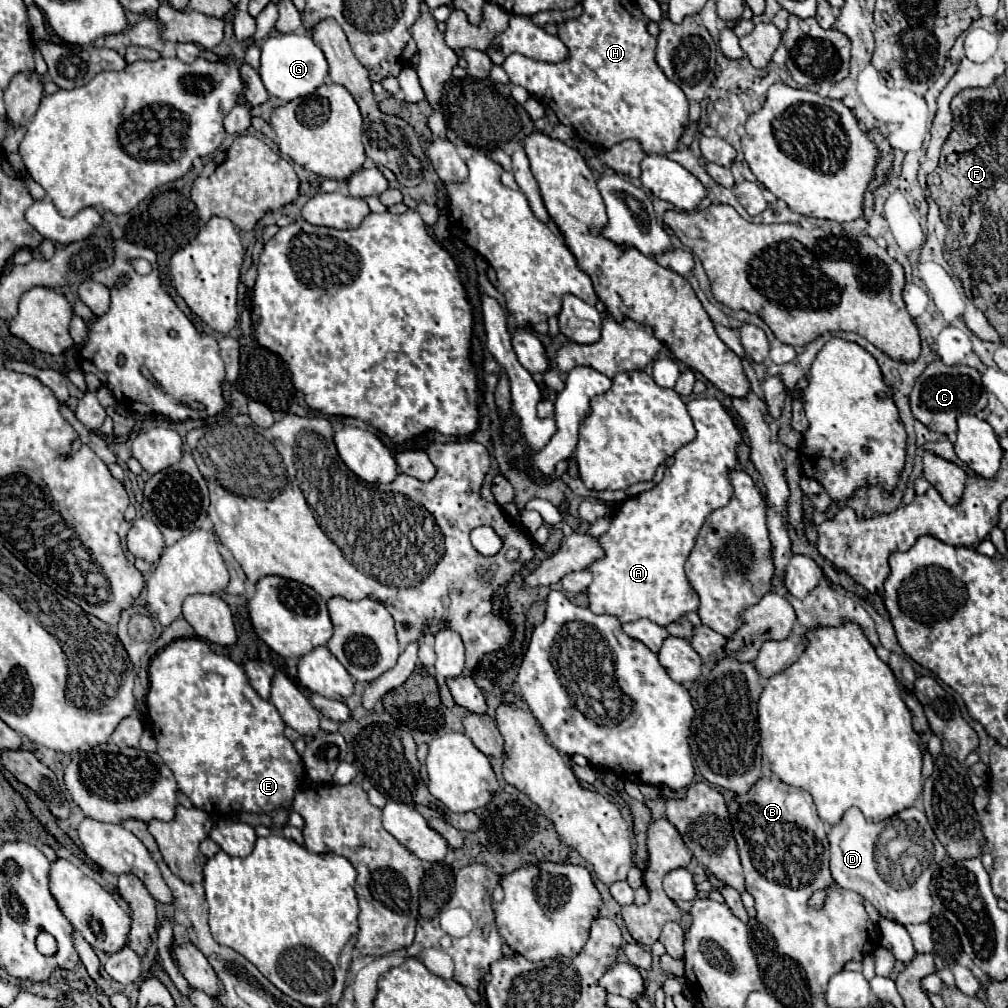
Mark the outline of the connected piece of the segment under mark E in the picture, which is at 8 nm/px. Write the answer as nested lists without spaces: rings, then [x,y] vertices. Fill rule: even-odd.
[[[177,639],[153,657],[149,683],[147,707],[153,721],[157,753],[173,771],[179,789],[197,809],[213,817],[223,817],[235,807],[251,813],[271,813],[291,805],[303,777],[303,761],[293,743],[283,735],[285,723],[277,707],[253,691],[241,665],[225,655],[213,653],[205,639]]]

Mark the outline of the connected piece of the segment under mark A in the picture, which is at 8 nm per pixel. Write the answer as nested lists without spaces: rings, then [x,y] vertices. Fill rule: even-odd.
[[[693,399],[687,409],[697,437],[675,453],[675,463],[667,467],[661,483],[619,507],[609,531],[601,535],[605,559],[589,567],[593,583],[587,595],[593,613],[615,615],[621,623],[647,617],[669,625],[699,609],[699,595],[687,581],[683,565],[705,517],[729,503],[733,495],[729,471],[737,467],[735,449],[741,443],[741,433],[717,399]]]

